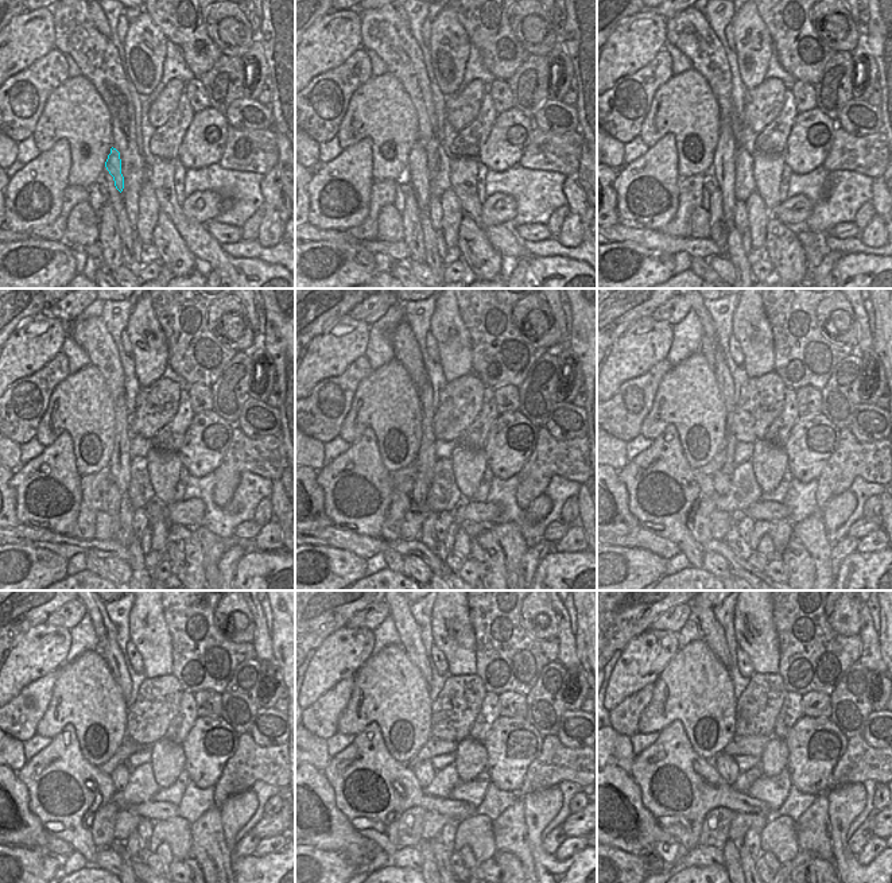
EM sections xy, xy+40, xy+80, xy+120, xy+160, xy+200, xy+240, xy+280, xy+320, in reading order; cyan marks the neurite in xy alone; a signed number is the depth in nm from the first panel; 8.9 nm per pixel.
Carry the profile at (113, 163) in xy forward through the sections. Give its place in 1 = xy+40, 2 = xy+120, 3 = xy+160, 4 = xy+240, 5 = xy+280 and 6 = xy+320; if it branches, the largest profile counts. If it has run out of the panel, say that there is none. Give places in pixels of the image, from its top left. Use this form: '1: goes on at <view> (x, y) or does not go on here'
1: goes on at xy+40 (417, 165)
2: goes on at xy+120 (120, 457)
3: goes on at xy+160 (426, 457)
4: goes on at xy+240 (108, 646)
5: goes on at xy+280 (407, 628)
6: goes on at xy+320 (712, 631)

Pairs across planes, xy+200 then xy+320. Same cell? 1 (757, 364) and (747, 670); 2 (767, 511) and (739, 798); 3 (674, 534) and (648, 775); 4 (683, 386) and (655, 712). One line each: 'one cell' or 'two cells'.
1: two cells
2: one cell
3: one cell
4: one cell

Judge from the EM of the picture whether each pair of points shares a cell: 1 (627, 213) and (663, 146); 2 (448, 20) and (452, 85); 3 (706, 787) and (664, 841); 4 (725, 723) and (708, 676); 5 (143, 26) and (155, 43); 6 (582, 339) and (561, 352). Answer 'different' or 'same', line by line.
1: same
2: same
3: different
4: same
5: same
6: different

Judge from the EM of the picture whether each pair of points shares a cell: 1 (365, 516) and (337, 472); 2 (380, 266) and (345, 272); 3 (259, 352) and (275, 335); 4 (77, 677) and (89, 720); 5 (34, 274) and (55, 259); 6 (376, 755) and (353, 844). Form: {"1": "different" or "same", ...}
{"1": "same", "2": "different", "3": "different", "4": "same", "5": "same", "6": "different"}

